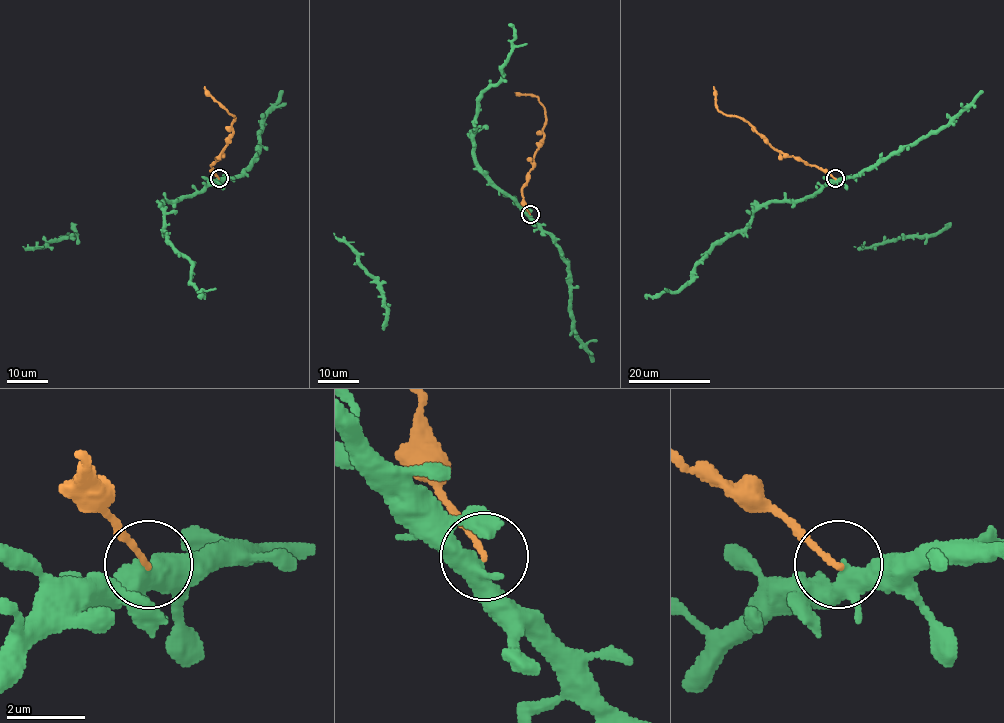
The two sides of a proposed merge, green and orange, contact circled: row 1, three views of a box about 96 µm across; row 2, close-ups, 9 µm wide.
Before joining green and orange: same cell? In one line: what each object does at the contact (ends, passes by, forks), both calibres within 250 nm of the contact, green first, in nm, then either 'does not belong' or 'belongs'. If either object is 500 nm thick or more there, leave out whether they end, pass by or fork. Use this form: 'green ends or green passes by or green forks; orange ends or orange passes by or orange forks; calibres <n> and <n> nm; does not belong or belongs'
green forks; orange ends; calibres 360 and 130 nm; does not belong

